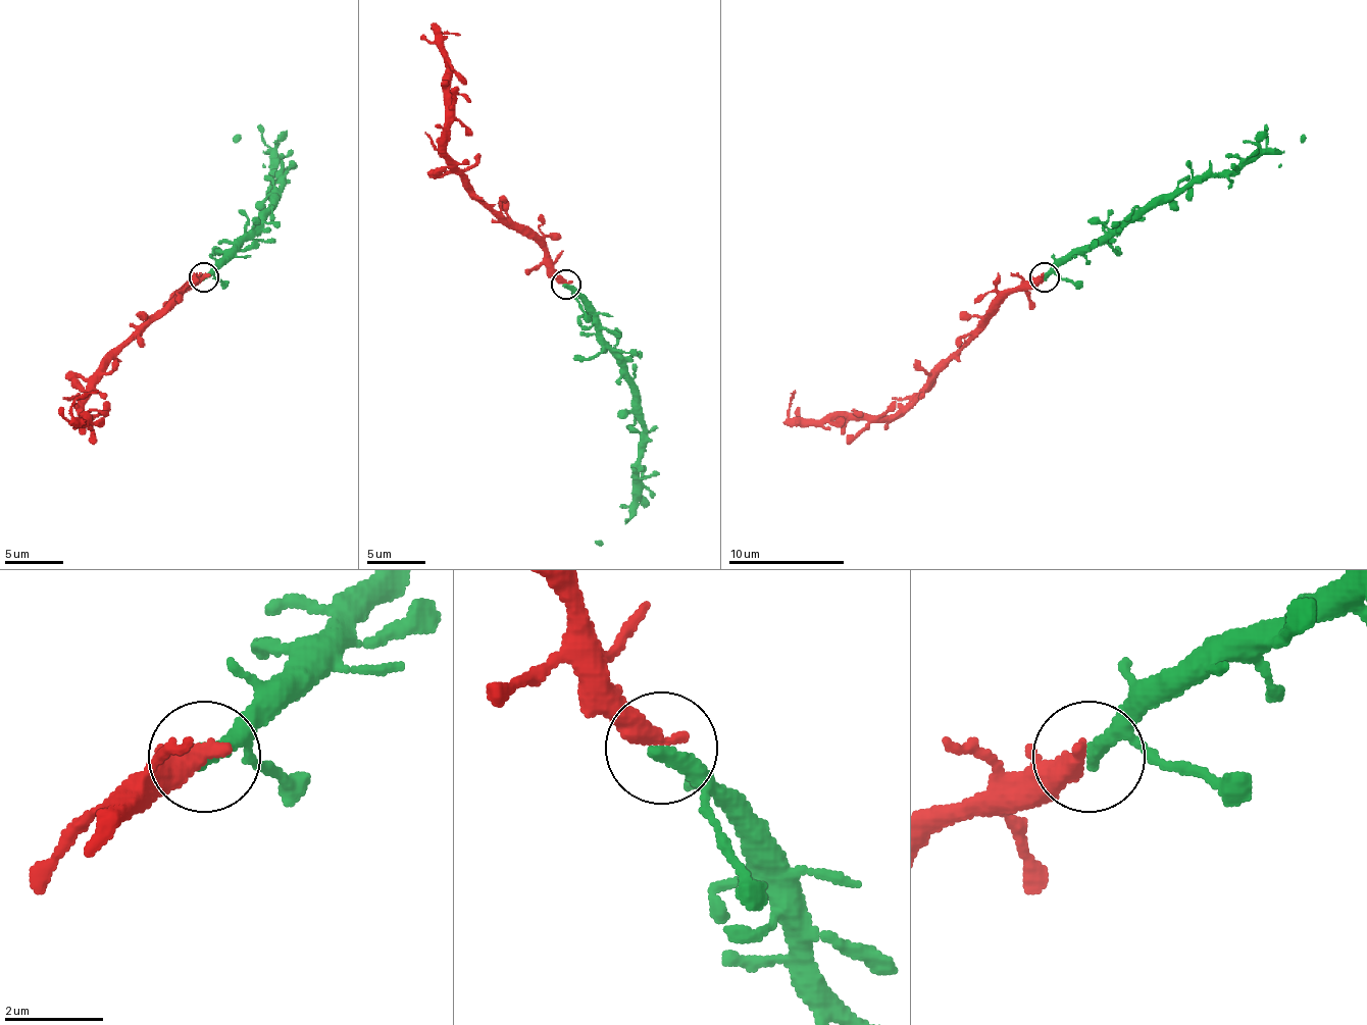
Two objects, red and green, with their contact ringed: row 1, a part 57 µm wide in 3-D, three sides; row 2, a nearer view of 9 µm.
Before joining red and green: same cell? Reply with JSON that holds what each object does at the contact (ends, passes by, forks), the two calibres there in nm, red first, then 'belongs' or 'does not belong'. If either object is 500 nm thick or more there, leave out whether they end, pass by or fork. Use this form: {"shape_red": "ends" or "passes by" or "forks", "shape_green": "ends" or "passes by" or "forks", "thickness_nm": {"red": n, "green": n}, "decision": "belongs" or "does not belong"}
{"shape_red": "ends", "shape_green": "ends", "thickness_nm": {"red": 460, "green": 360}, "decision": "belongs"}

